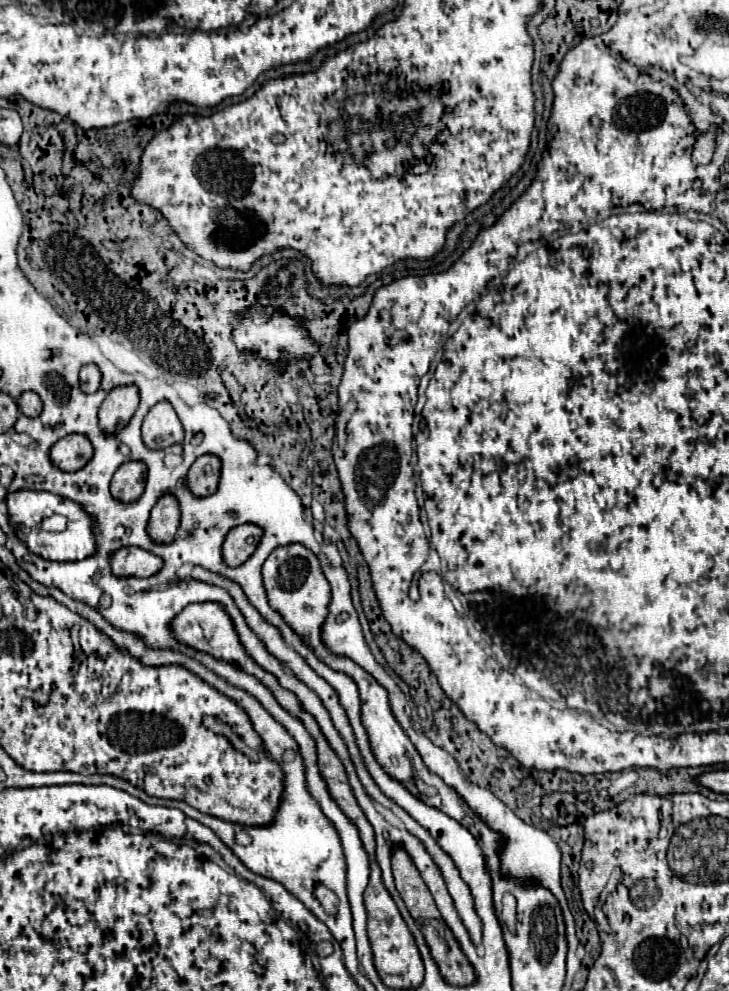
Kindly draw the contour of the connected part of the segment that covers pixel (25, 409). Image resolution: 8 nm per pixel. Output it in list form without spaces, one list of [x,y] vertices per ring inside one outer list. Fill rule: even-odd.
[[[24,392],[18,398],[18,406],[20,406],[20,412],[28,418],[36,418],[42,412],[42,402],[36,392]]]

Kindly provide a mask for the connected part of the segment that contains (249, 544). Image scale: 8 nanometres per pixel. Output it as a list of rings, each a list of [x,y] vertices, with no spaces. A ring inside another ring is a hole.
[[[242,524],[234,526],[222,544],[222,560],[226,566],[236,568],[244,564],[256,550],[258,542],[262,538],[262,530],[254,524]]]

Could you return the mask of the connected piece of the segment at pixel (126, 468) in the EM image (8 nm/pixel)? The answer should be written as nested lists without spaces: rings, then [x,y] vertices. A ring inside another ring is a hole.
[[[126,462],[112,476],[110,492],[120,502],[136,502],[144,492],[146,466],[142,462]]]

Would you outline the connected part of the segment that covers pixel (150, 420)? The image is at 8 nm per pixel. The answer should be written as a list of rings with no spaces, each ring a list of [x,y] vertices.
[[[158,402],[150,408],[142,424],[142,440],[150,450],[164,450],[184,440],[184,428],[170,402]]]

